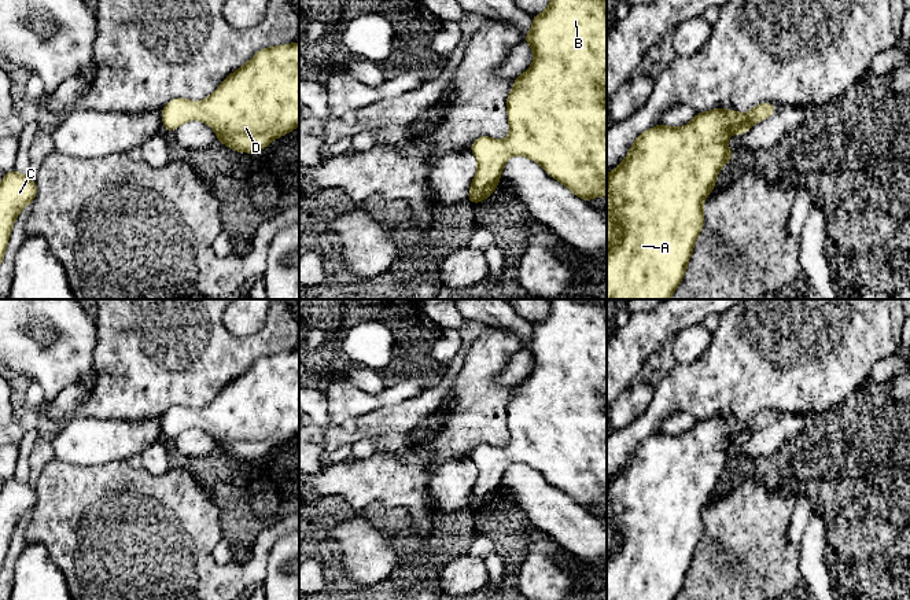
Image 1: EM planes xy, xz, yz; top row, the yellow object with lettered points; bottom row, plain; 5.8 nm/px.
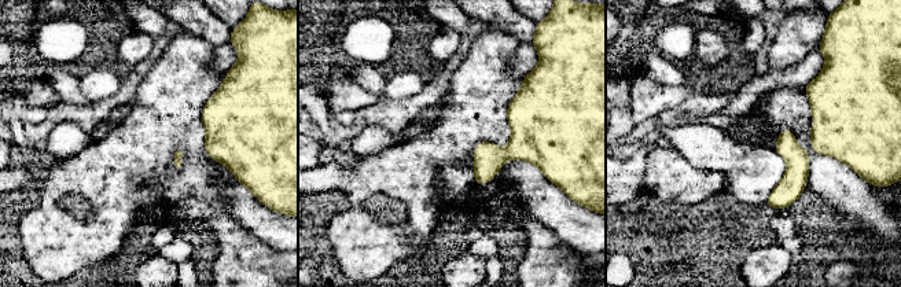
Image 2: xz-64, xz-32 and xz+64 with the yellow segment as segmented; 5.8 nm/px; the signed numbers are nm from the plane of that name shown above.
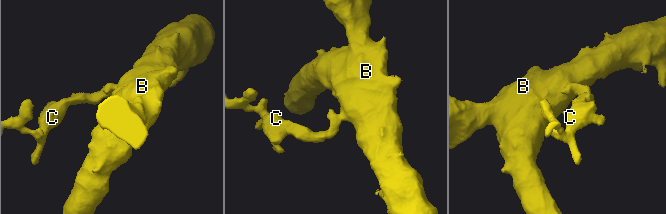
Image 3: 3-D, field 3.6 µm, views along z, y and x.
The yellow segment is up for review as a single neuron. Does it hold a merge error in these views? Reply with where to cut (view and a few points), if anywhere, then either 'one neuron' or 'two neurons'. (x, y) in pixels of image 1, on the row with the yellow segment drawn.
no cut; one neuron

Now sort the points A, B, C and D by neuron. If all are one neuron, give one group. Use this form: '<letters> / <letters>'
A B C D

